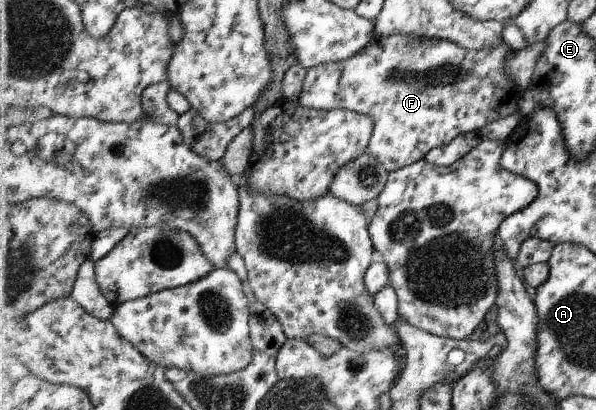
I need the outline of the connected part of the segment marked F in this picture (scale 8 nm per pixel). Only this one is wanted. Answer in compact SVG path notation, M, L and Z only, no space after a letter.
M405 32L386 37L379 35L363 51L347 60L307 69L298 100L307 108L345 109L372 117L375 130L366 154L376 157L390 173L419 162L433 148L451 143L456 136L476 132L486 124L519 112L524 90L517 88L505 72L505 64L512 52L507 43L489 50L471 50L447 39L417 40L417 36L407 36Z

